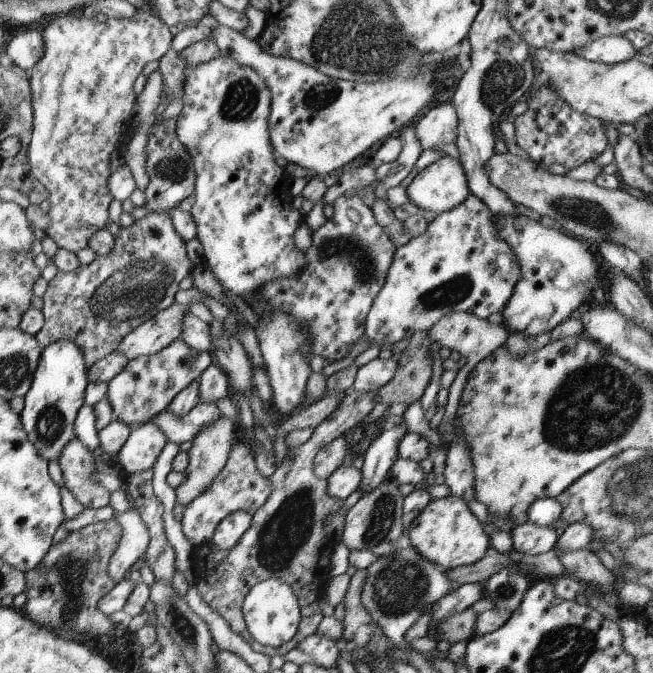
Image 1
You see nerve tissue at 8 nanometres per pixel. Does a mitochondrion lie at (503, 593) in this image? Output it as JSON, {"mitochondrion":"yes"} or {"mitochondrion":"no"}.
{"mitochondrion":"yes"}

